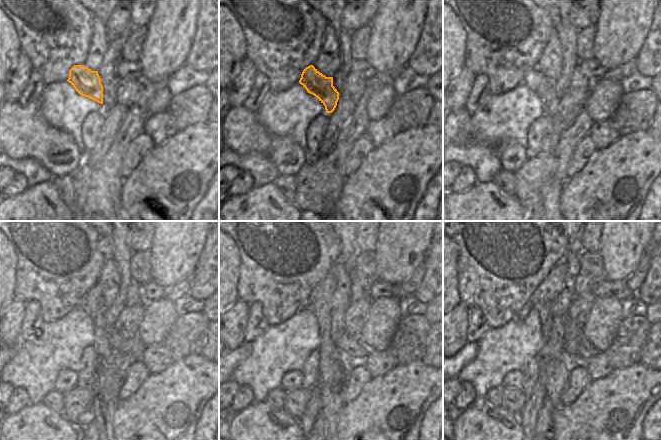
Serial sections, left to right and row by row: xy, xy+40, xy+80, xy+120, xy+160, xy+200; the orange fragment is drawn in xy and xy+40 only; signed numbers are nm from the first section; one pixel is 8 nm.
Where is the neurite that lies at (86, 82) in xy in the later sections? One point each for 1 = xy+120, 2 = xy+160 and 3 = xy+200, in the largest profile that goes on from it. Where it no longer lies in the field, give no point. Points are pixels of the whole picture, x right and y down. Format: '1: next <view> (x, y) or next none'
1: next xy+120 (134, 347)
2: next xy+160 (354, 350)
3: next xy+200 (577, 353)

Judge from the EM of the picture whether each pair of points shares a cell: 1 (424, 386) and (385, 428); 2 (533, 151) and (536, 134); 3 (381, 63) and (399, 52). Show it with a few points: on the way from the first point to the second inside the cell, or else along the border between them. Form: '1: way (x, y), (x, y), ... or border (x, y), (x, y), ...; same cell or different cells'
1: way (411, 389), (386, 415); same cell
2: way (534, 147), (535, 138); same cell
3: way (385, 59), (392, 52), (395, 52); same cell

